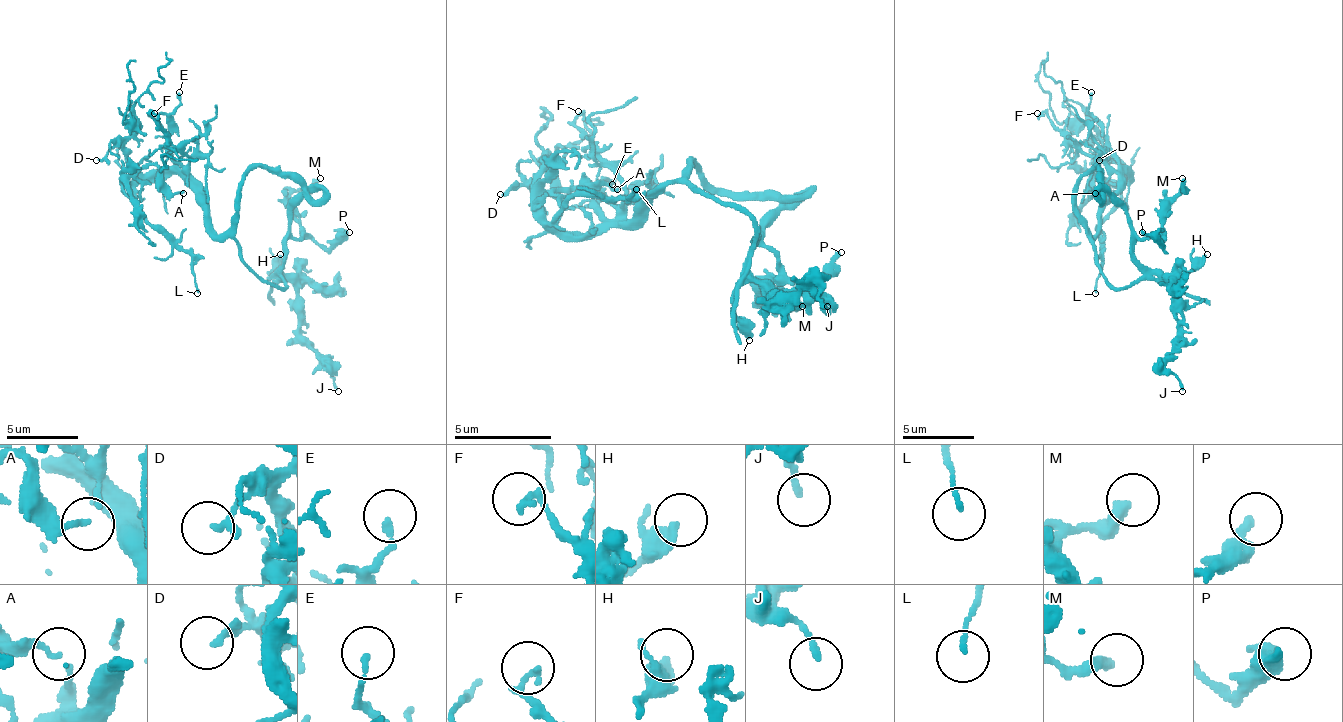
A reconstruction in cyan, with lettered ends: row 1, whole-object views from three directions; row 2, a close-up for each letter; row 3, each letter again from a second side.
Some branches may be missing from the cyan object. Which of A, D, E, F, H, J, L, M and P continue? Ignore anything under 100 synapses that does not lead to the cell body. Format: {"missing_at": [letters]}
{"missing_at": []}

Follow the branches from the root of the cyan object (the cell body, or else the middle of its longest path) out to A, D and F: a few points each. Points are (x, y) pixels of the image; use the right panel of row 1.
A: (1099, 232), (1102, 207), (1128, 175), (1120, 182), (1109, 182), (1099, 175), (1095, 164), (1091, 189), (1095, 193)
D: (1099, 232), (1102, 207), (1128, 175), (1099, 142), (1091, 149), (1099, 160)
F: (1099, 232), (1102, 203), (1117, 189), (1117, 178), (1095, 157), (1081, 153), (1037, 113)

